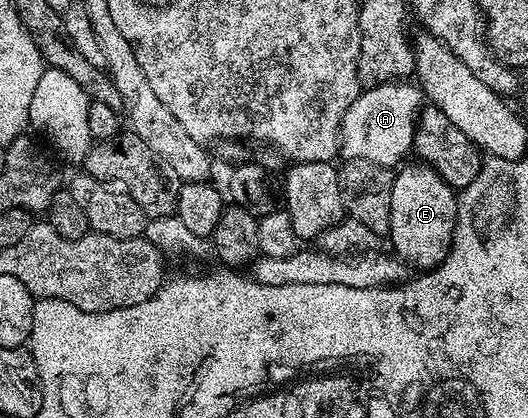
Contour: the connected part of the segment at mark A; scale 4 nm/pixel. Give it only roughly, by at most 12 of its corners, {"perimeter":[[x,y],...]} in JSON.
{"perimeter":[[409,80],[363,88],[338,132],[343,158],[398,167],[424,94]]}

